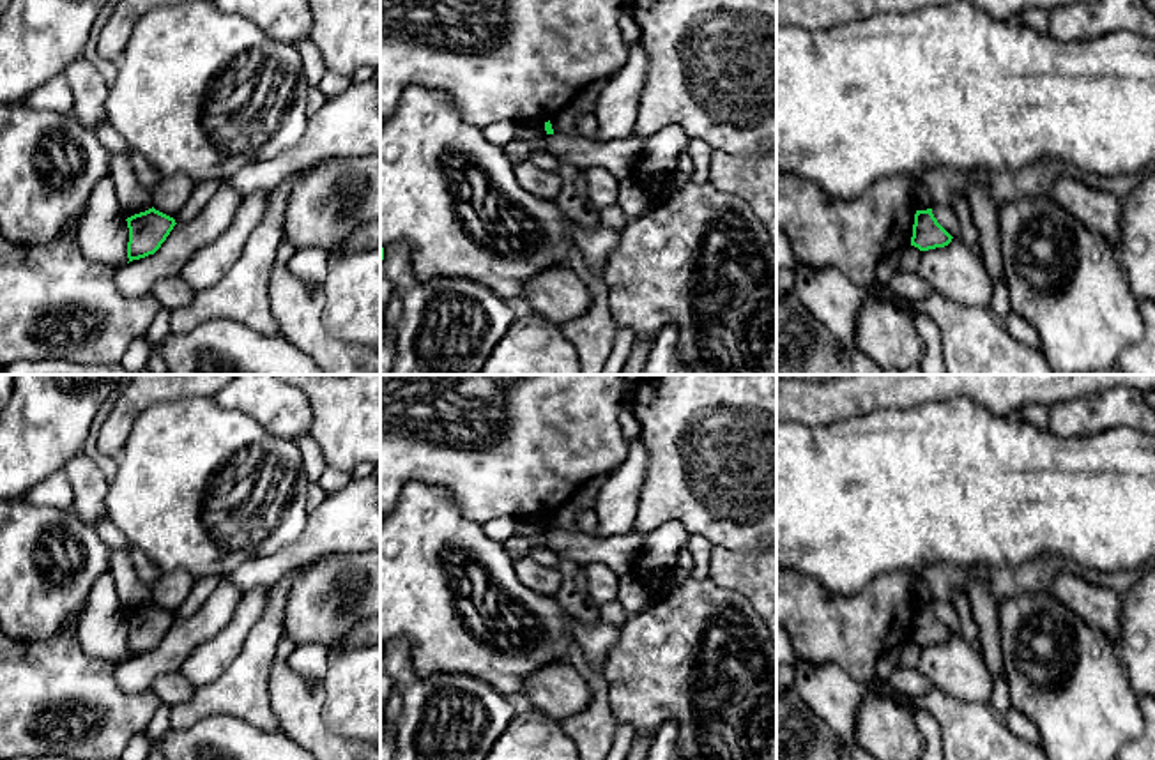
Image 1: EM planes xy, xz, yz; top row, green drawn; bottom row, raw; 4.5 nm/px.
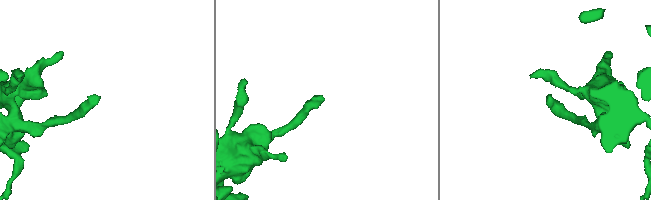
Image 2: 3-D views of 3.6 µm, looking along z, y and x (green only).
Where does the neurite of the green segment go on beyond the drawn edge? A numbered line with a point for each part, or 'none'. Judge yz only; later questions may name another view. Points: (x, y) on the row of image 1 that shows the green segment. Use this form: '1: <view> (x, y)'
none

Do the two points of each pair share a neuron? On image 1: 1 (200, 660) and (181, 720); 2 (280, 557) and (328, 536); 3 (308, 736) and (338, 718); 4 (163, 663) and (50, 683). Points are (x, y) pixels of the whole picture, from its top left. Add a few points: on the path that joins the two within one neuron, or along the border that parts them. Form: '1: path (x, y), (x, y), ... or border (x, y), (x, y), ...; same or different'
1: border (232, 661), (216, 677), (198, 686); different
2: path (292, 555), (315, 541); same
3: border (322, 684), (322, 722), (335, 734), (361, 741); different
4: border (114, 667), (114, 677), (122, 690), (149, 690); different

